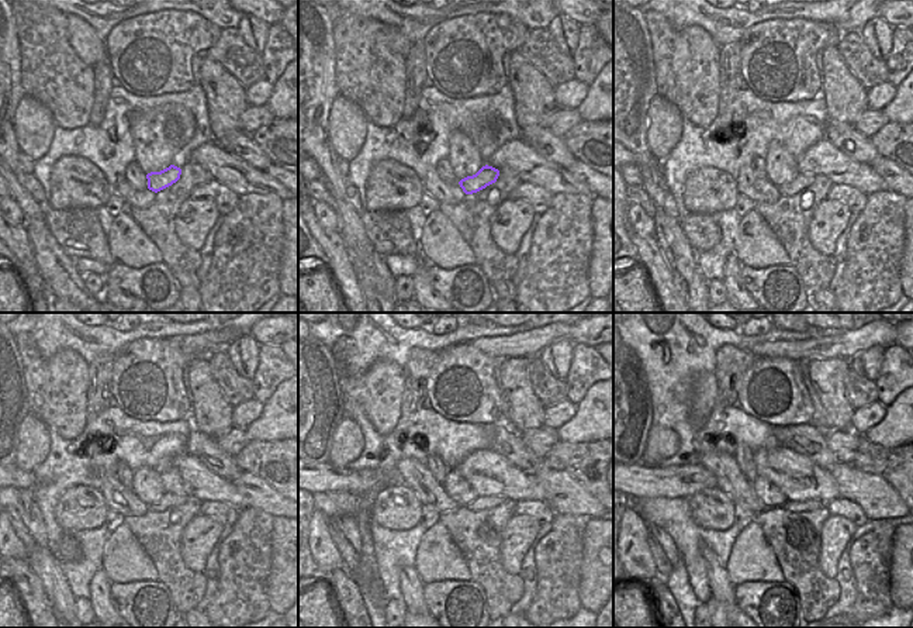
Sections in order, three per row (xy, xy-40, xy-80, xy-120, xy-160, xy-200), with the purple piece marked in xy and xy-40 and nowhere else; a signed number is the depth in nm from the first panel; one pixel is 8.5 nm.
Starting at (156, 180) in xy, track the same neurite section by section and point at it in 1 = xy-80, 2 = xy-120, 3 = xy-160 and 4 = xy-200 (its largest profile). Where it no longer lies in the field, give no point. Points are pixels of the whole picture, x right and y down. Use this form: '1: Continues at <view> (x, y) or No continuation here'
1: Continues at xy-80 (802, 180)
2: Continues at xy-120 (169, 500)
3: Continues at xy-160 (481, 503)
4: Continues at xy-200 (799, 506)

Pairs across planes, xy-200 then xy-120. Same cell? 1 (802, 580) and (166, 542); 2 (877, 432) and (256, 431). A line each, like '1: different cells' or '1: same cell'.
1: same cell
2: same cell

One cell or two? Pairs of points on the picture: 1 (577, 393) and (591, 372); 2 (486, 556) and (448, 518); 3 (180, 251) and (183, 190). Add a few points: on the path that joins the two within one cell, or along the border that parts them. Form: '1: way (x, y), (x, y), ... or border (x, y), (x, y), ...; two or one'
1: way (577, 387), (585, 378); one
2: way (476, 547), (457, 528); one
3: way (166, 235), (168, 206); one

